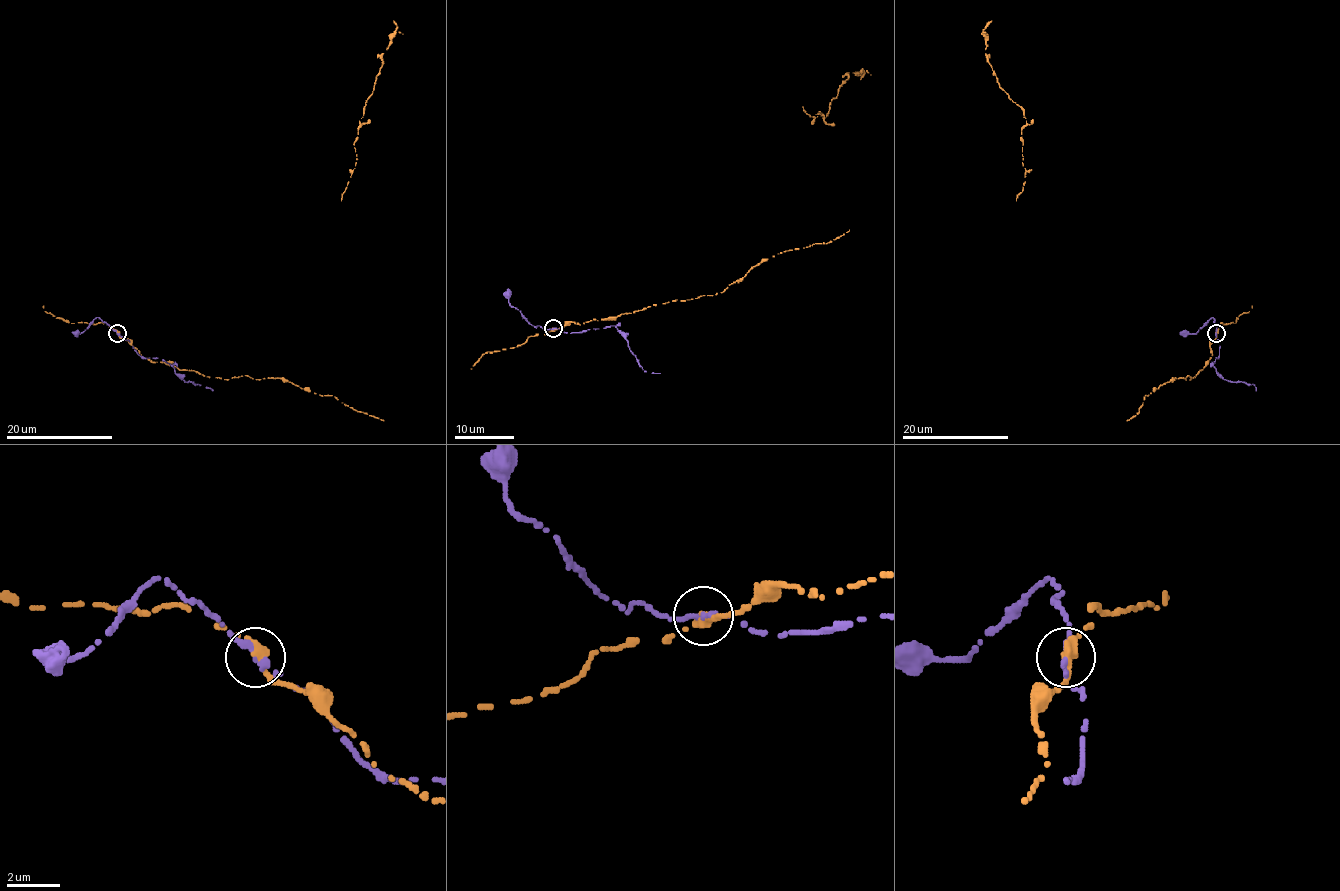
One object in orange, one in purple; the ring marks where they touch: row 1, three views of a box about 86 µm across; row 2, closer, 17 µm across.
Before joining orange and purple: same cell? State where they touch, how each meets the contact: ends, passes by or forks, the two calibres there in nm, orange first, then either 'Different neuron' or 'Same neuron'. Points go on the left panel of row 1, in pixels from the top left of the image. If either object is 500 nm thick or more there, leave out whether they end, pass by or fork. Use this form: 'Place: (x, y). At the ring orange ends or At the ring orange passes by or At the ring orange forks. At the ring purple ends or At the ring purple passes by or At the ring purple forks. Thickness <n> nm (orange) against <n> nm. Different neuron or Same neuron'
Place: (117, 333). At the ring orange ends. At the ring purple ends. Thickness 440 nm (orange) against 280 nm. Different neuron

